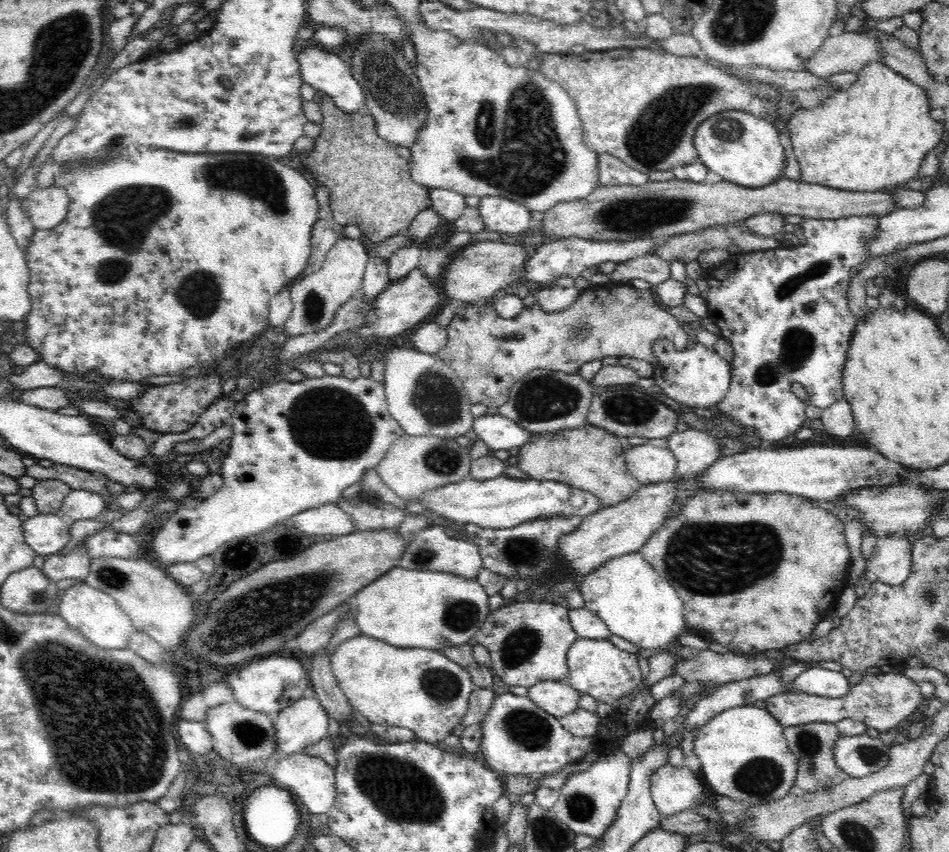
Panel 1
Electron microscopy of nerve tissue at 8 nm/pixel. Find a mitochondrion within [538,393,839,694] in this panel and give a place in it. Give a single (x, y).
(692, 546)

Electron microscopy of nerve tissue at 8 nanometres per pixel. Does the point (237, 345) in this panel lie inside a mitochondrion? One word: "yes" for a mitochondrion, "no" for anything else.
no

